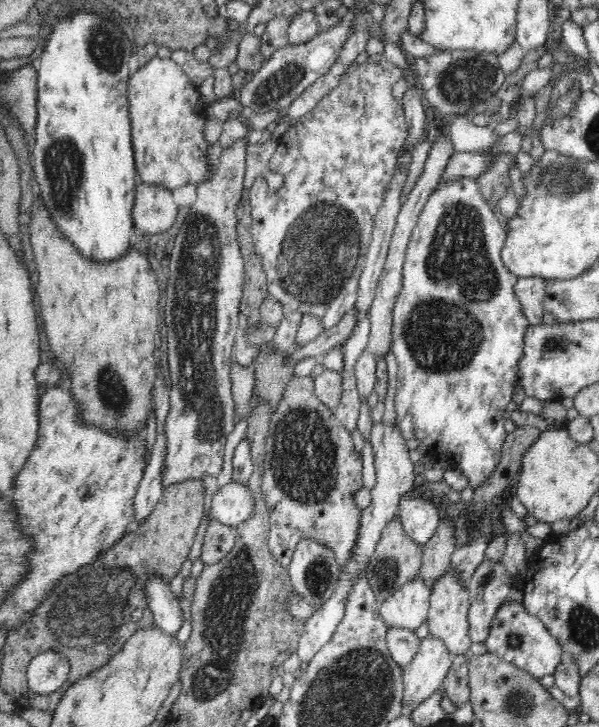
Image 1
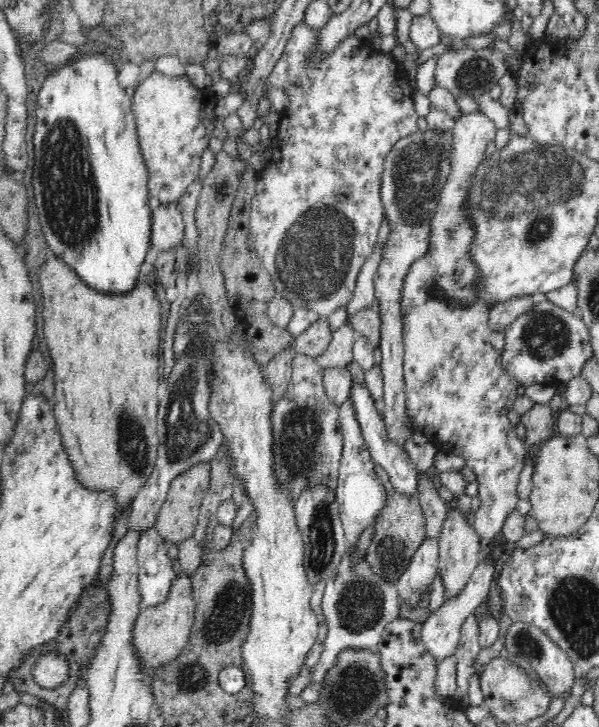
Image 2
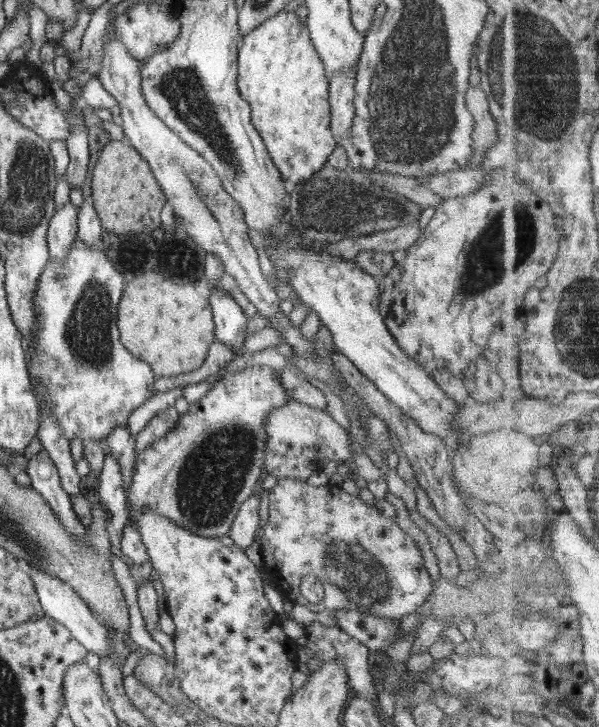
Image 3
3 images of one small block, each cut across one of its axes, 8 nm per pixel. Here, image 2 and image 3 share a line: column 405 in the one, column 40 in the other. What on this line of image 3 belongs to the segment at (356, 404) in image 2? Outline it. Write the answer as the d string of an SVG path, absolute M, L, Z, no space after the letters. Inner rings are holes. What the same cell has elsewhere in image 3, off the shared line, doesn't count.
M45 451L38 452L27 460L25 472L30 477L32 489L48 501L68 533L76 537L89 534L89 526L83 526L78 519L68 492L62 488L56 466Z

